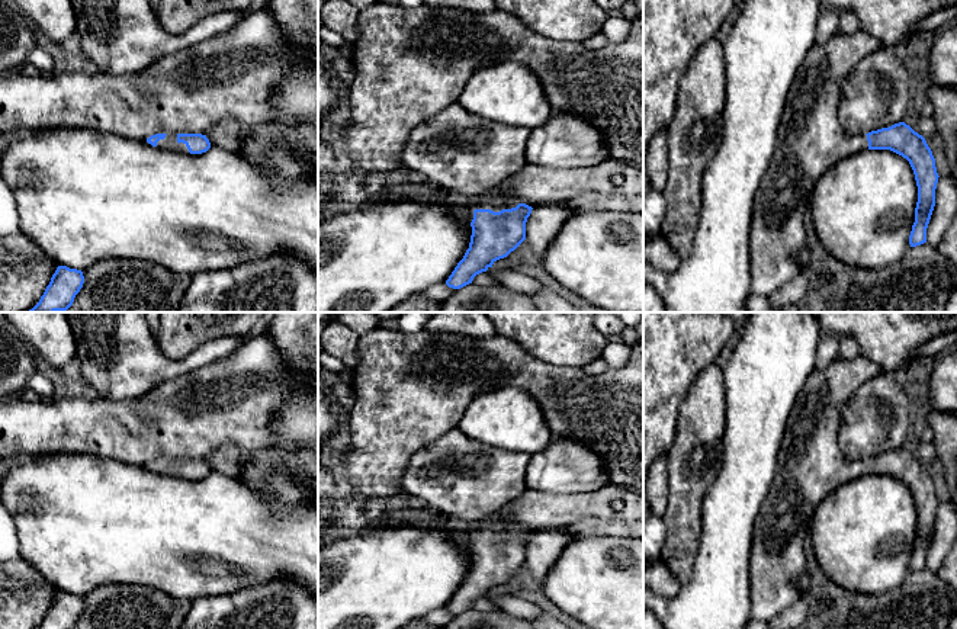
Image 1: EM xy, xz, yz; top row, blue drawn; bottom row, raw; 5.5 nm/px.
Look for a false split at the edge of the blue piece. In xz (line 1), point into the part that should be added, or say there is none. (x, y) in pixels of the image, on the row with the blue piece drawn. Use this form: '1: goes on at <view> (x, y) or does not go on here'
1: goes on at xz (471, 157)

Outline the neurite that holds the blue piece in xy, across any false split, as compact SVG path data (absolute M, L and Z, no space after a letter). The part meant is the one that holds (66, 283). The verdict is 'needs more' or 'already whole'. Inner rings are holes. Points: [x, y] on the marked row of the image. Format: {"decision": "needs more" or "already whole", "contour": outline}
{"decision": "already whole", "contour": "M58 266L39 302L28 312L67 311L84 283L81 270Z"}

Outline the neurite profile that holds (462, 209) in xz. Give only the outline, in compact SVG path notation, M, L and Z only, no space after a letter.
M415 182L385 187L382 192L370 196L365 203L394 200L417 200L428 205L444 206L462 225L472 222L473 211L476 209L475 205L465 198L455 196L441 187L434 189L427 183Z

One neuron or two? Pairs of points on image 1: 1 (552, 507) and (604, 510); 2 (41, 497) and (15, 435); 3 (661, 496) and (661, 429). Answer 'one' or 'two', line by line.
1: one
2: two
3: two

